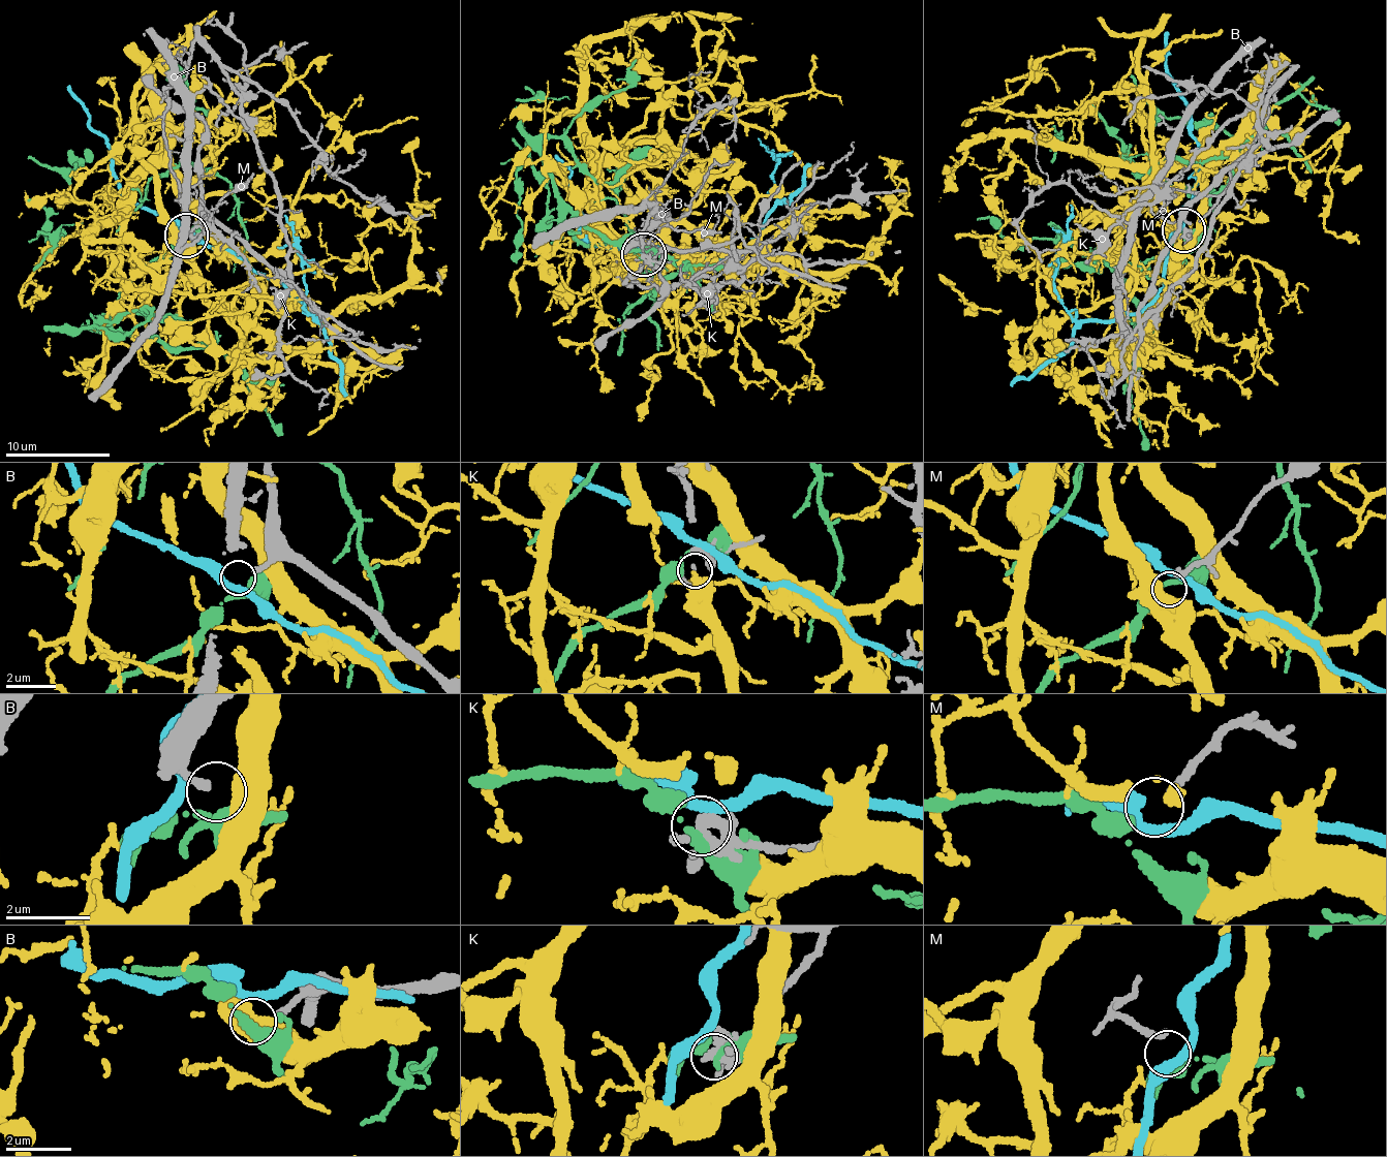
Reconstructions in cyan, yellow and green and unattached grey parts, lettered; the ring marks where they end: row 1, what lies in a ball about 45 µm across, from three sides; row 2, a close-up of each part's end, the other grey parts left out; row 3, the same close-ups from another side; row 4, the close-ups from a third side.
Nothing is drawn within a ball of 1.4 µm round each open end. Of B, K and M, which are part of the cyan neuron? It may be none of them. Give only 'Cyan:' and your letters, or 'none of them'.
Cyan: none of them

